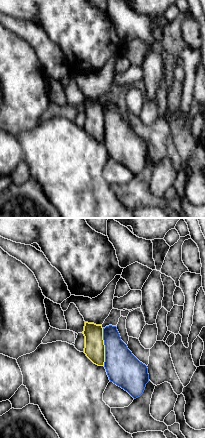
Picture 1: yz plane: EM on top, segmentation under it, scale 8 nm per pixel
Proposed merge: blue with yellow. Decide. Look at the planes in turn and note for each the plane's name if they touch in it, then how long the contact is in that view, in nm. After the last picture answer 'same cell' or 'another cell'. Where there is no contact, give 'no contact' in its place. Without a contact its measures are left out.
yz | 300 nm

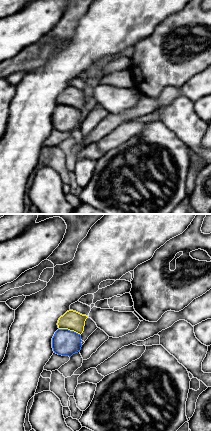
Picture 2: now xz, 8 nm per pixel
xz | 190 nm

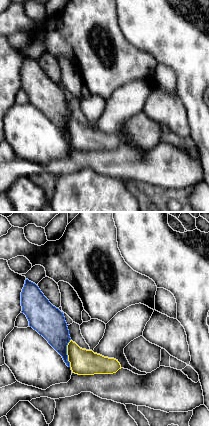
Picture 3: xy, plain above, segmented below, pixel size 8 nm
xy | 220 nm

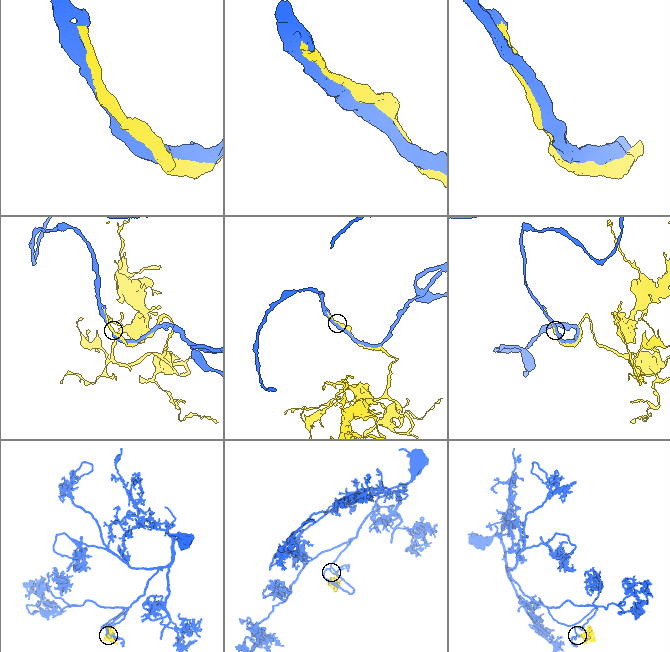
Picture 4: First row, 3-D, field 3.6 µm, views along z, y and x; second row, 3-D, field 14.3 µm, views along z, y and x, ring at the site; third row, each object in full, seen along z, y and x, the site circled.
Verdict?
same cell

